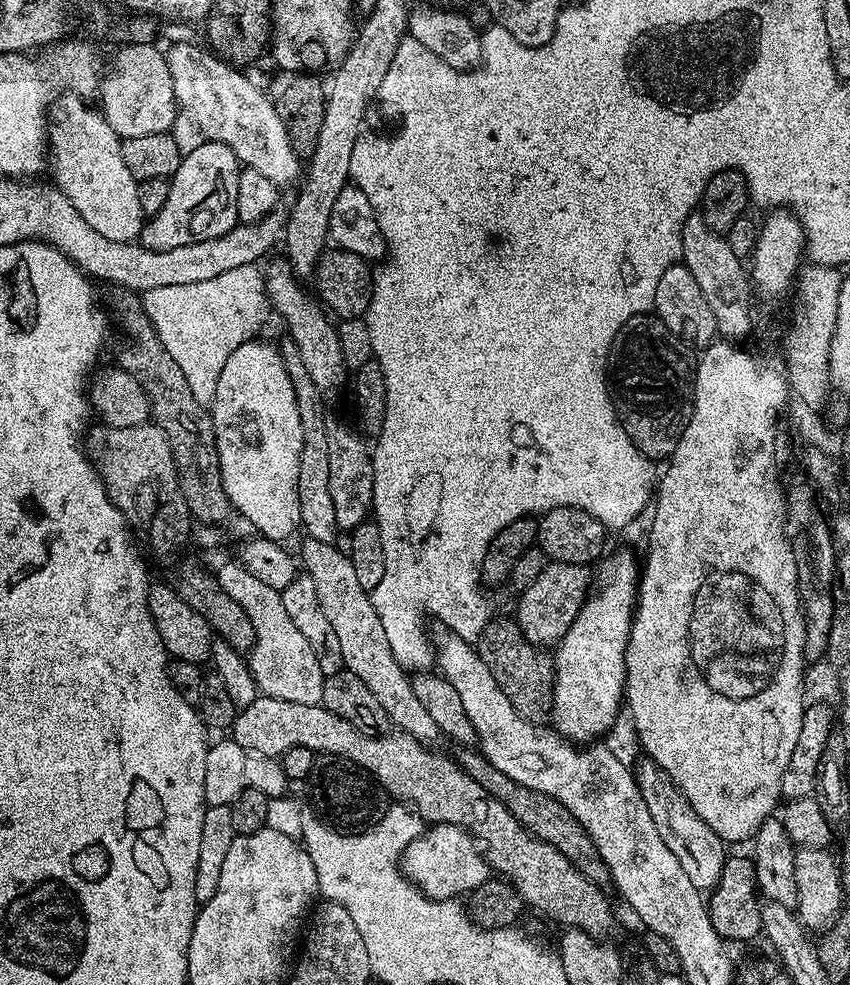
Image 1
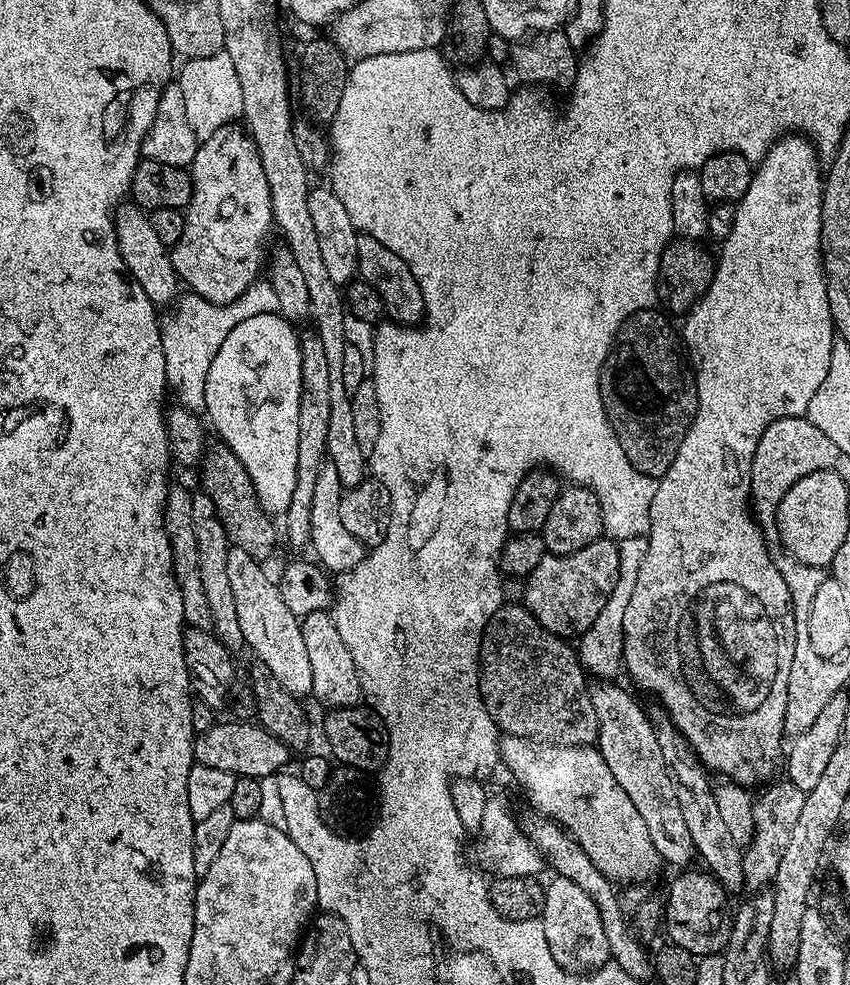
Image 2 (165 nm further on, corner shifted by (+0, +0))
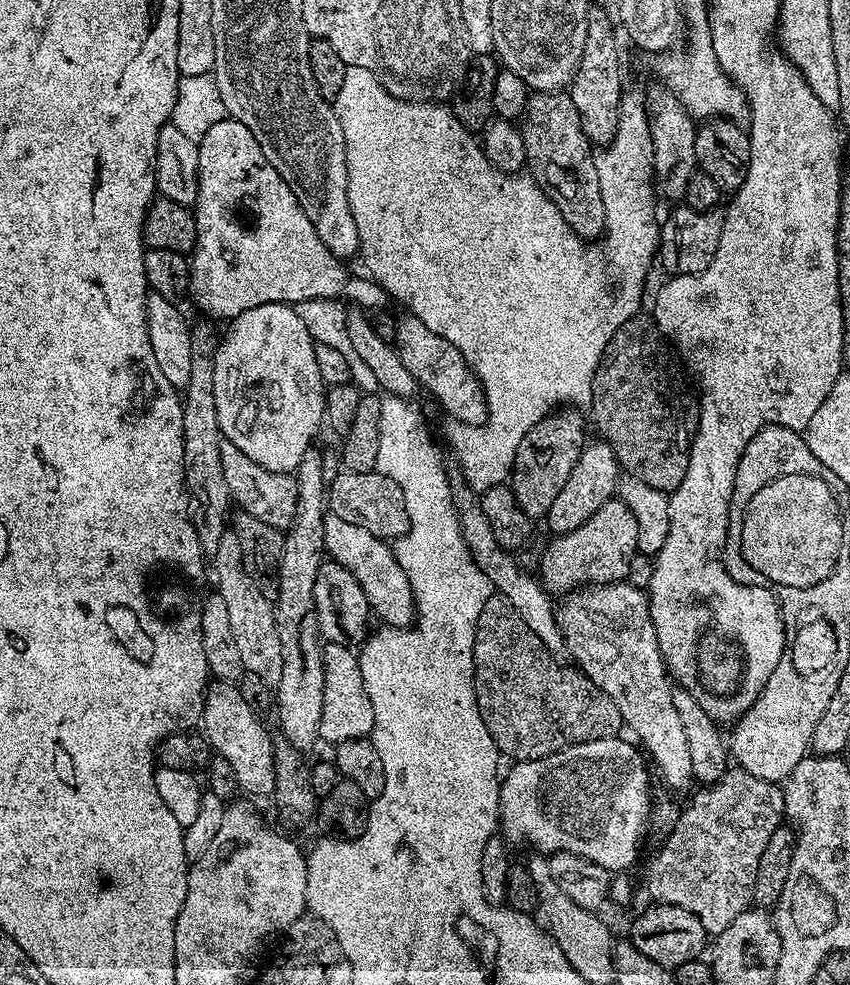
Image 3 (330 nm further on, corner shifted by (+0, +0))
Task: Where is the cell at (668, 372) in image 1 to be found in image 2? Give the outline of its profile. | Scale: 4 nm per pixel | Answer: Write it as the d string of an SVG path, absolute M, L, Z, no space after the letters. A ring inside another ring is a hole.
M656 311L636 312L620 327L600 371L602 402L618 442L636 469L653 478L662 477L666 470L670 470L670 462L674 462L678 446L682 446L688 427L696 417L696 377L693 369L682 351L677 329L675 332L668 325L669 317L663 311Z

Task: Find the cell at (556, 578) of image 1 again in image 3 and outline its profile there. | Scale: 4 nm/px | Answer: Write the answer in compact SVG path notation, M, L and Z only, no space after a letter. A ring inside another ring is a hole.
M613 498L599 507L592 518L586 518L586 522L582 522L582 526L578 526L578 530L570 530L552 538L548 549L544 552L544 557L540 560L538 579L543 584L545 592L549 594L557 594L556 592L571 594L581 586L587 585L589 581L596 586L615 584L627 577L624 575L627 574L628 567L631 566L635 556L638 556L638 522L634 518L630 506L626 506L619 498Z

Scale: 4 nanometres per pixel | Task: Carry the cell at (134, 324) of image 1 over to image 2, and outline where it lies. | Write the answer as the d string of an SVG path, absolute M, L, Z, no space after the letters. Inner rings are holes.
M216 442L216 445L209 447L205 451L202 461L202 469L204 468L204 484L202 490L214 502L216 513L220 515L220 521L224 523L224 529L228 535L228 543L233 548L241 548L246 550L246 554L250 554L250 558L261 562L267 561L267 556L271 554L272 547L276 544L276 532L278 536L278 528L272 525L273 517L265 512L264 507L258 502L254 486L250 482L250 474L246 474L246 470L242 466L242 462L238 462L238 458L233 452L222 442Z

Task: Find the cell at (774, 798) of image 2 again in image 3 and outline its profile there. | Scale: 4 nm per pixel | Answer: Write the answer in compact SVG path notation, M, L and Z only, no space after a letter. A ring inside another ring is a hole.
M732 766L719 784L699 790L691 793L692 801L687 802L677 826L659 845L644 880L653 901L690 910L709 937L715 938L753 903L758 858L762 858L770 834L781 828L785 819L784 789Z

